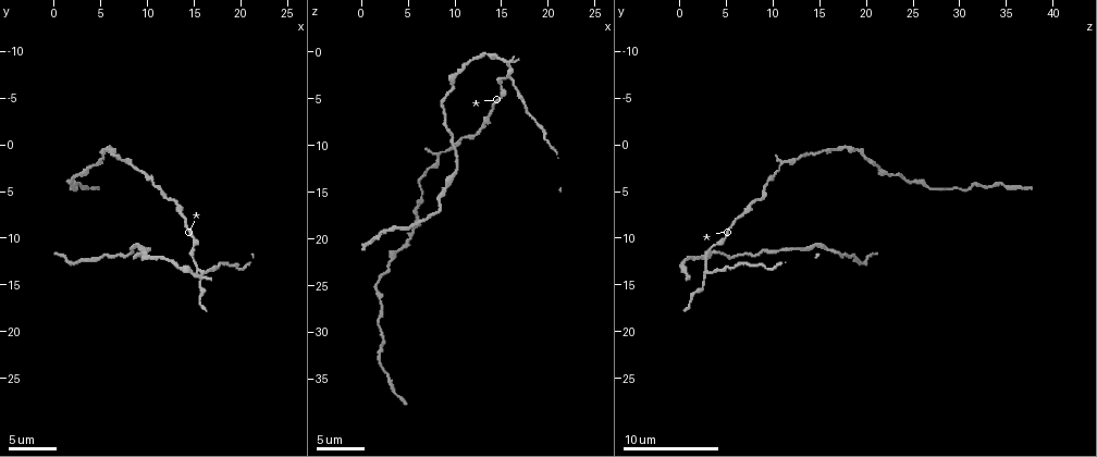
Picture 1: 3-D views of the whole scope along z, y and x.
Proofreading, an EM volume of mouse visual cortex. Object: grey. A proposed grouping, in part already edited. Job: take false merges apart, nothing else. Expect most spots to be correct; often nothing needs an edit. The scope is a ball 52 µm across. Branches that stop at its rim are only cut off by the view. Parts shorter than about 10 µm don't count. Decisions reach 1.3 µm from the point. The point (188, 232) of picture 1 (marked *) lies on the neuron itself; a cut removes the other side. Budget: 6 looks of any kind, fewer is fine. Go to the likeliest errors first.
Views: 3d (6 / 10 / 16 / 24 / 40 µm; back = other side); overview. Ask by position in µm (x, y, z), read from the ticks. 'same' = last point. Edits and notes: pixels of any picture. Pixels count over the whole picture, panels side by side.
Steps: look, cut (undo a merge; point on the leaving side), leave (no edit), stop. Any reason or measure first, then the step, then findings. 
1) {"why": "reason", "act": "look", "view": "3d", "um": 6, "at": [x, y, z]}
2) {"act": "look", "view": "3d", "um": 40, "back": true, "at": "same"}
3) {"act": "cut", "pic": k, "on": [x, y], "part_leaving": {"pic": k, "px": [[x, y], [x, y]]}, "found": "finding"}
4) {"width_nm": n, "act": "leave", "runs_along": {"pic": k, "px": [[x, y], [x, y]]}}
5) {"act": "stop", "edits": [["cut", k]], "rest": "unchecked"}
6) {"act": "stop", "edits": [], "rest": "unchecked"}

{"why": "sudden change in width", "act": "look", "view": "3d", "um": 16, "at": [8.4, 2.0, 10.8]}

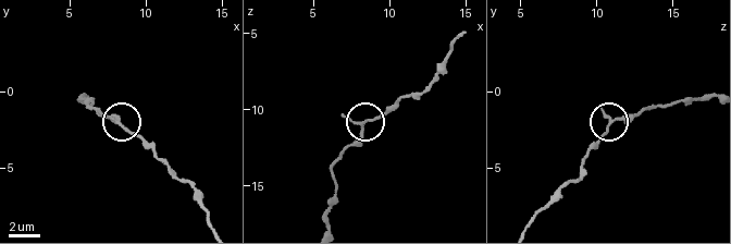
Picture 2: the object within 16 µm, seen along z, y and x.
{"act": "look", "view": "3d", "um": 6, "at": [8.4, 2.0, 11.0]}

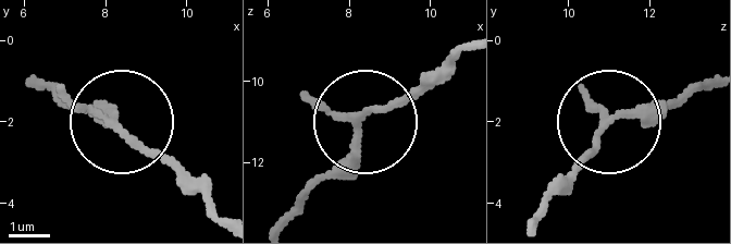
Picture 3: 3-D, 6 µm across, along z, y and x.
{"width_nm": 160, "act": "leave", "runs_along": {"pic": 3, "px": [[466, 46], [372, 114], [302, 202]]}, "found": "all the same neuron"}

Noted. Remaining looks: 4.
{"why": "sudden change in width", "act": "look", "view": "3d", "um": 10, "at": [1.8, 4.6, 26.6]}

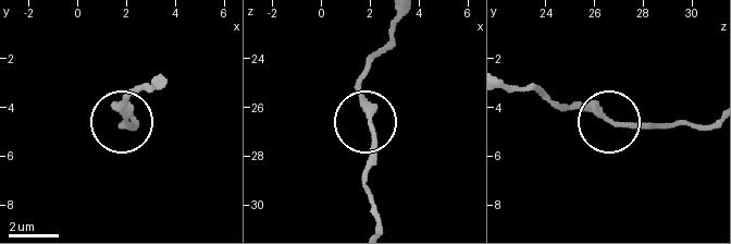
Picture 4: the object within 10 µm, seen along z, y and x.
{"width_nm": 270, "act": "leave", "runs_along": {"pic": 4, "px": [[399, 22], [361, 85], [374, 135], [368, 202]]}, "found": "one neuron here"}

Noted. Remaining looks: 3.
{"act": "look", "view": "3d", "um": 10, "at": [9.8, 11.8, 3.2]}

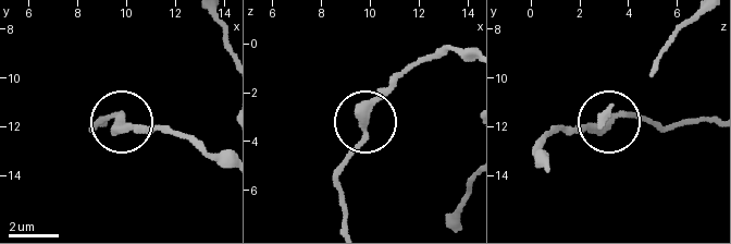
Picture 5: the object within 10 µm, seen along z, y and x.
{"width_nm": 280, "act": "leave", "runs_along": {"pic": 5, "px": [[467, 53], [447, 50], [417, 64], [379, 99], [337, 185]]}, "found": "continuous, no second neuron"}

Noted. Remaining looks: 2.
{"act": "stop", "edits": [], "rest": "unchecked"}

